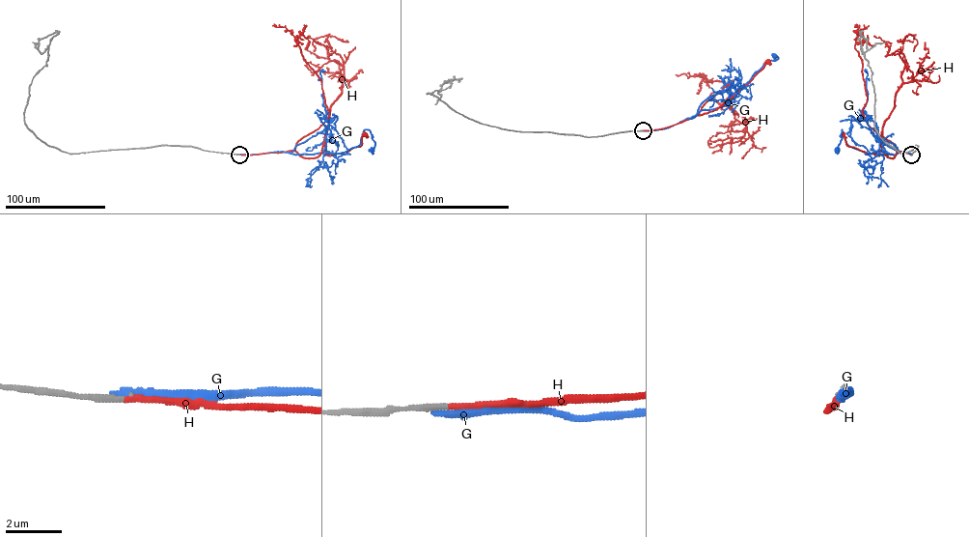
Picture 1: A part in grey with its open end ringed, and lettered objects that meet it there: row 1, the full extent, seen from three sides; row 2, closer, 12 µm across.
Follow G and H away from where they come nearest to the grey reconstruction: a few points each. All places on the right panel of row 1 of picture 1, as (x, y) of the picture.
G: (912, 155), (861, 151), (846, 143), (842, 129), (838, 150)
H: (911, 155), (897, 150), (893, 157), (888, 157), (880, 142), (880, 155), (868, 154), (846, 145), (844, 135)

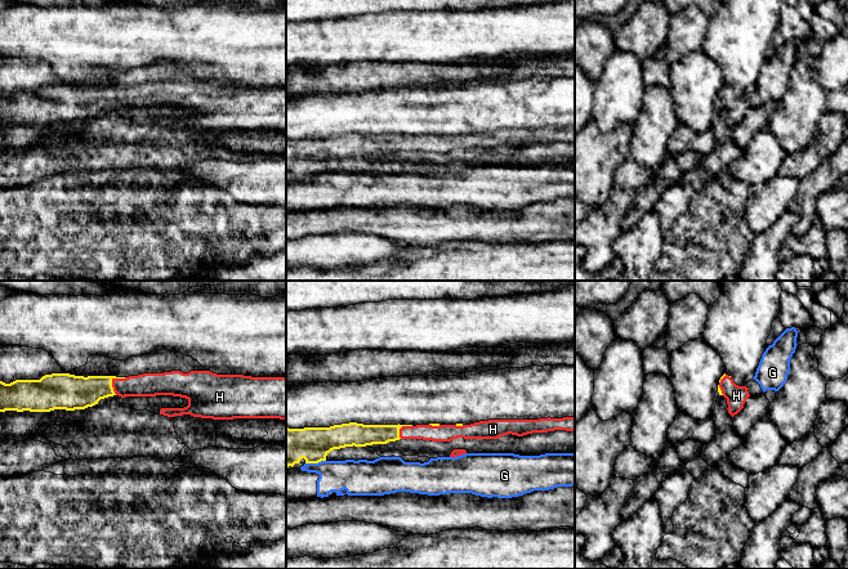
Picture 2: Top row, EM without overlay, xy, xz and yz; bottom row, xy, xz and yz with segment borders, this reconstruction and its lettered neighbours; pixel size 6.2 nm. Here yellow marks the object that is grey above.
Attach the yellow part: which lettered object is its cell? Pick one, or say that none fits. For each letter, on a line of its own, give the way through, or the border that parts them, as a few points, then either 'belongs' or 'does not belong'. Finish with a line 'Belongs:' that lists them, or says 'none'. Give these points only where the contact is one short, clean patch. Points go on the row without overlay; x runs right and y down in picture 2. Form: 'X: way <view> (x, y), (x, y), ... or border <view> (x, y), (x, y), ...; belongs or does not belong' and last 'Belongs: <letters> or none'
G: border xz (325, 171), (306, 175); does not belong
H: way xy (72, 103), (88, 103), (111, 93), (148, 95); belongs
Belongs: H

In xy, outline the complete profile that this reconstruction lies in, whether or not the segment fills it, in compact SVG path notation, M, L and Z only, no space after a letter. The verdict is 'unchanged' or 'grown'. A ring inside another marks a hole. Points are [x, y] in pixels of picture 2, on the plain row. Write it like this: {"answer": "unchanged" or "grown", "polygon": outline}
{"answer": "grown", "polygon": "M171 82L164 85L143 85L129 89L84 89L70 85L52 85L43 88L40 91L15 91L10 95L0 93L0 124L50 124L54 121L85 121L88 118L98 116L101 111L113 107L119 107L121 109L173 107L186 109L188 112L188 117L184 120L161 120L160 126L168 129L191 126L193 129L213 131L286 131L285 89L217 86L210 82L191 82L188 85L183 85L180 82Z"}

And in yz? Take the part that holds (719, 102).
{"answer": "grown", "polygon": "M726 85L719 91L718 104L727 111L727 121L732 129L744 120L746 111L750 108L746 98L736 97L731 88Z"}

